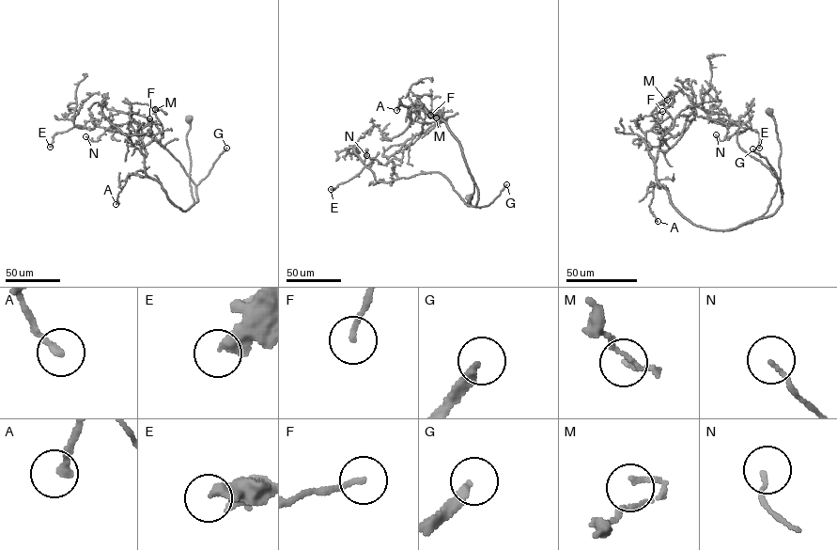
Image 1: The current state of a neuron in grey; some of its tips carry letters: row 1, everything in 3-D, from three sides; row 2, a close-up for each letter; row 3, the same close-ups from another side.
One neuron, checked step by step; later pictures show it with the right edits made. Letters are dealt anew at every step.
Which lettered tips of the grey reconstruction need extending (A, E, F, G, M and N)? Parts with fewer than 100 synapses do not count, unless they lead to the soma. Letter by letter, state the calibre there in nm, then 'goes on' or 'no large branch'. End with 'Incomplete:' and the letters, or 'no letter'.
A: 260 nm | no large branch
E: 360 nm | no large branch
F: 150 nm | no large branch
G: 260 nm | goes on
M: 130 nm | no large branch
N: 110 nm | no large branch
Incomplete: G

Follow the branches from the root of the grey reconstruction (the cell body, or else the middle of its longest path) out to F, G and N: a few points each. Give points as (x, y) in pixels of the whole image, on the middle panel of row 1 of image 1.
F: (469, 196), (469, 206), (474, 183), (460, 143), (442, 119), (426, 111), (418, 96), (430, 96), (430, 115)
G: (469, 196), (471, 201), (466, 203), (469, 206), (475, 184), (478, 193), (475, 207), (486, 206), (506, 184)
N: (469, 196), (469, 206), (475, 184), (475, 207), (441, 174), (397, 178), (391, 161), (381, 164), (366, 155)

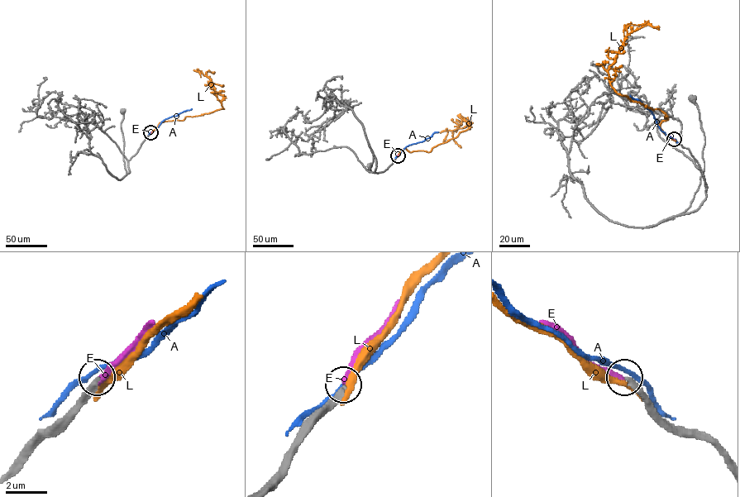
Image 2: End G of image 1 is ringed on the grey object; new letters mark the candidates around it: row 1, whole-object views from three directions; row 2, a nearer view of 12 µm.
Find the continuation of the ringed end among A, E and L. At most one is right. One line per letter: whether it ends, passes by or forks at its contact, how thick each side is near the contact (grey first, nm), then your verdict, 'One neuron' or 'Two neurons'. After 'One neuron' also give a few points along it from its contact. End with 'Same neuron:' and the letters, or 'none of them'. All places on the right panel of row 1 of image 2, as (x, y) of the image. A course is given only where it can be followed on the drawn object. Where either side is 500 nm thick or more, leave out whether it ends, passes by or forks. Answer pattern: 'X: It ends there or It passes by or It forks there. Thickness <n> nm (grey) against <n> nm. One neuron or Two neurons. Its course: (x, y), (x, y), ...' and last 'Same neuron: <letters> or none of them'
A: It passes by. Thickness 380 nm (grey) against 200 nm. Two neurons
E: It ends there. Thickness 280 nm (grey) against 320 nm. One neuron
L: It ends there. Thickness 360 nm (grey) against 380 nm. Two neurons
Same neuron: E

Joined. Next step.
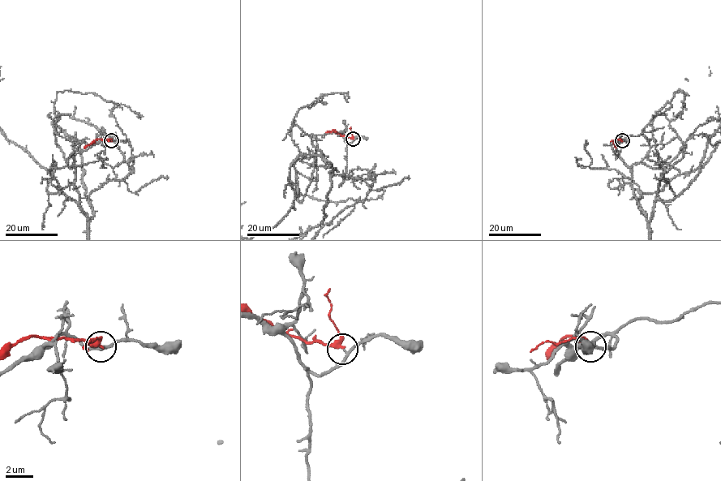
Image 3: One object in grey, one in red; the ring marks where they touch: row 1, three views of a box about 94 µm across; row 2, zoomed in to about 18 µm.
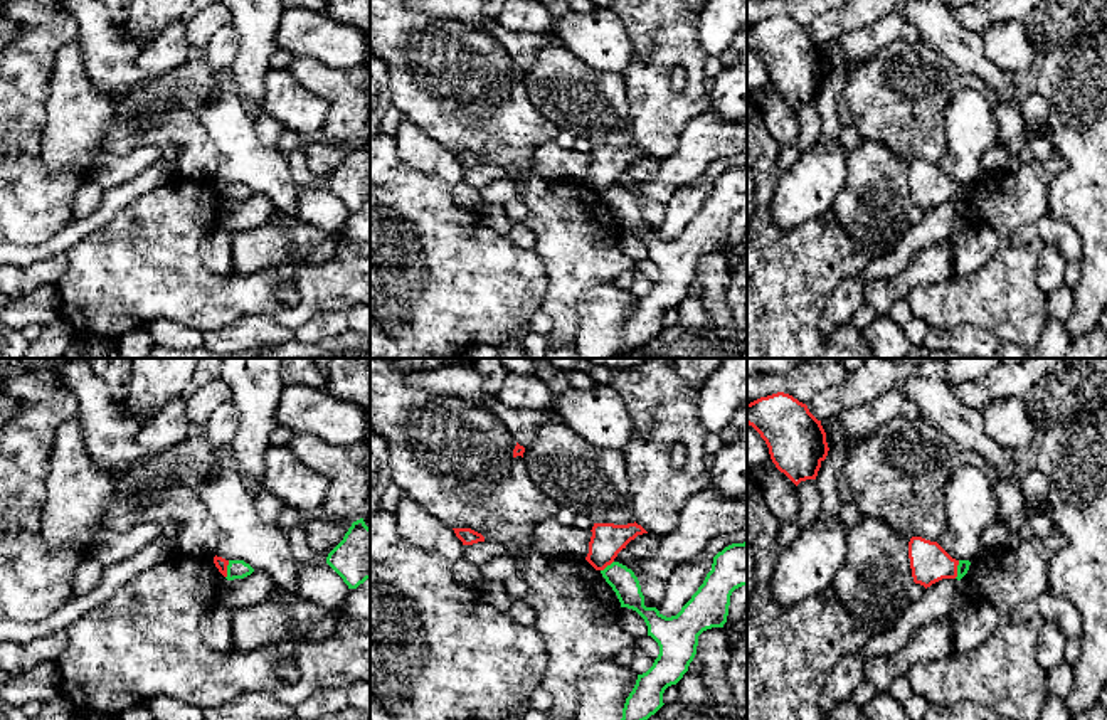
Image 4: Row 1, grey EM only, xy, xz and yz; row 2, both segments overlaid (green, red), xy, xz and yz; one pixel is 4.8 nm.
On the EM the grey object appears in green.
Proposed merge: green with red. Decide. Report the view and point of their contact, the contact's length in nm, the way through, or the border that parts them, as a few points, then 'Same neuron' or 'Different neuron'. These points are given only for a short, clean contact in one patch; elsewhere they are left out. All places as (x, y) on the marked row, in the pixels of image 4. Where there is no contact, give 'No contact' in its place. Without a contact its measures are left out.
Touches green at yz (958, 569). Shared border 90 nm. Boundary: yz (959, 561), (954, 577). Different neuron

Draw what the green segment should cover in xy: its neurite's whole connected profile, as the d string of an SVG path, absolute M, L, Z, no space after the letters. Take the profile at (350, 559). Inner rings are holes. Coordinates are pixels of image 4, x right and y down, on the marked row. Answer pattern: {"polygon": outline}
{"polygon": "M363 518L352 523L343 540L328 553L326 564L348 589L357 589L370 579L370 528Z"}

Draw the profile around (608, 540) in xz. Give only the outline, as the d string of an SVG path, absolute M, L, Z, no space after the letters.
M594 523L585 560L596 569L604 570L614 562L617 553L638 535L648 533L641 525Z

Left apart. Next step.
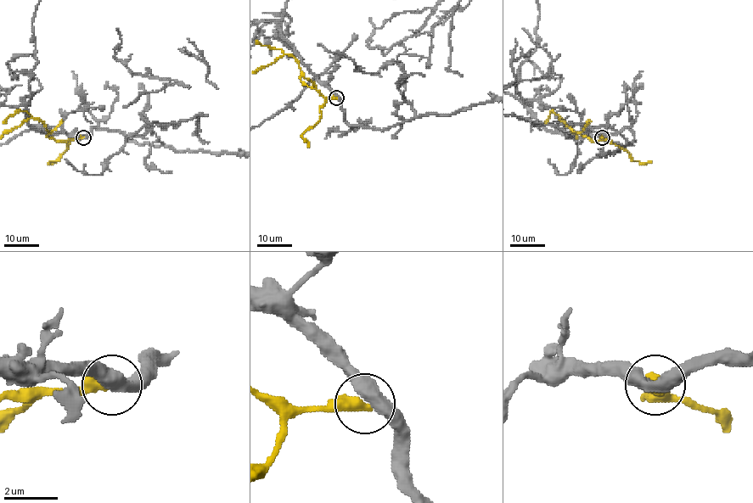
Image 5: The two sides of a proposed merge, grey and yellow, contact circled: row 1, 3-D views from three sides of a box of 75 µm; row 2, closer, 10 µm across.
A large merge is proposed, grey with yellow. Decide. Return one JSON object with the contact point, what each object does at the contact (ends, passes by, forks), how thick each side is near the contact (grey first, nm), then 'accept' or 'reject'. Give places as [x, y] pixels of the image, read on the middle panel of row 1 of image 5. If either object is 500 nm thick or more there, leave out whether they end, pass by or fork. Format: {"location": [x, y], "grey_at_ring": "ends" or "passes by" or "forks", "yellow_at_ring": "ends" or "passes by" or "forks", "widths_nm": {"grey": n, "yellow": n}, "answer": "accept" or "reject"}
{"location": [336, 97], "grey_at_ring": "passes by", "yellow_at_ring": "ends", "widths_nm": {"grey": 480, "yellow": 480}, "answer": "reject"}

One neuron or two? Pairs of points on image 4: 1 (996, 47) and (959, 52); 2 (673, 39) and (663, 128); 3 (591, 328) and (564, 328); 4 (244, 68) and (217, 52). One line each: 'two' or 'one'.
1: two
2: one
3: two
4: two

